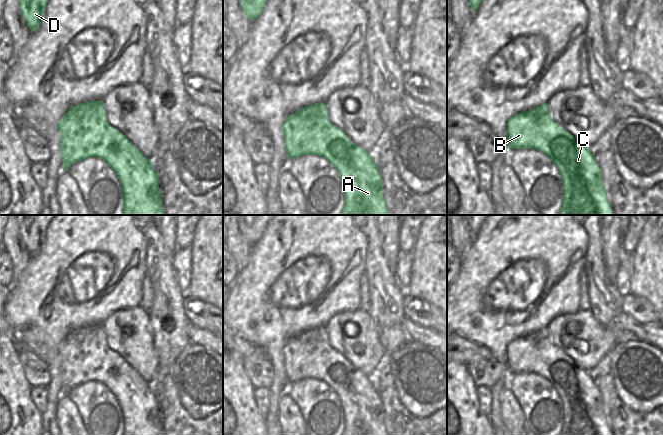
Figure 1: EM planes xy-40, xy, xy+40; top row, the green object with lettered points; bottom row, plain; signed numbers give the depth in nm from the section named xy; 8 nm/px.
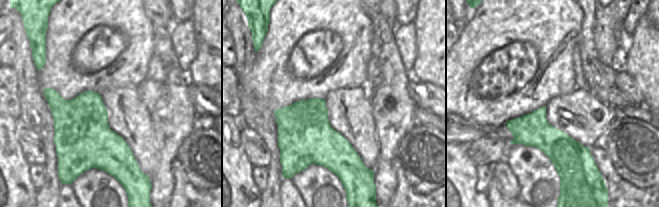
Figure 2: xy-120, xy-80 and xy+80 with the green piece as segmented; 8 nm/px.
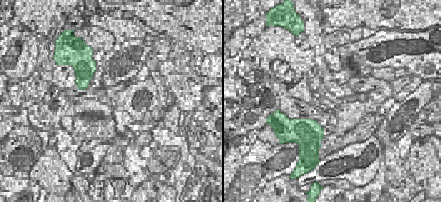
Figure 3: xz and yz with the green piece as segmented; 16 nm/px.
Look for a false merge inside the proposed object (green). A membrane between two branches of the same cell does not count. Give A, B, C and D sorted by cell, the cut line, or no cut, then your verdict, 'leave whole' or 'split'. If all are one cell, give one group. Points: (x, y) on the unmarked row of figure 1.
A B C D | no cut | leave whole

